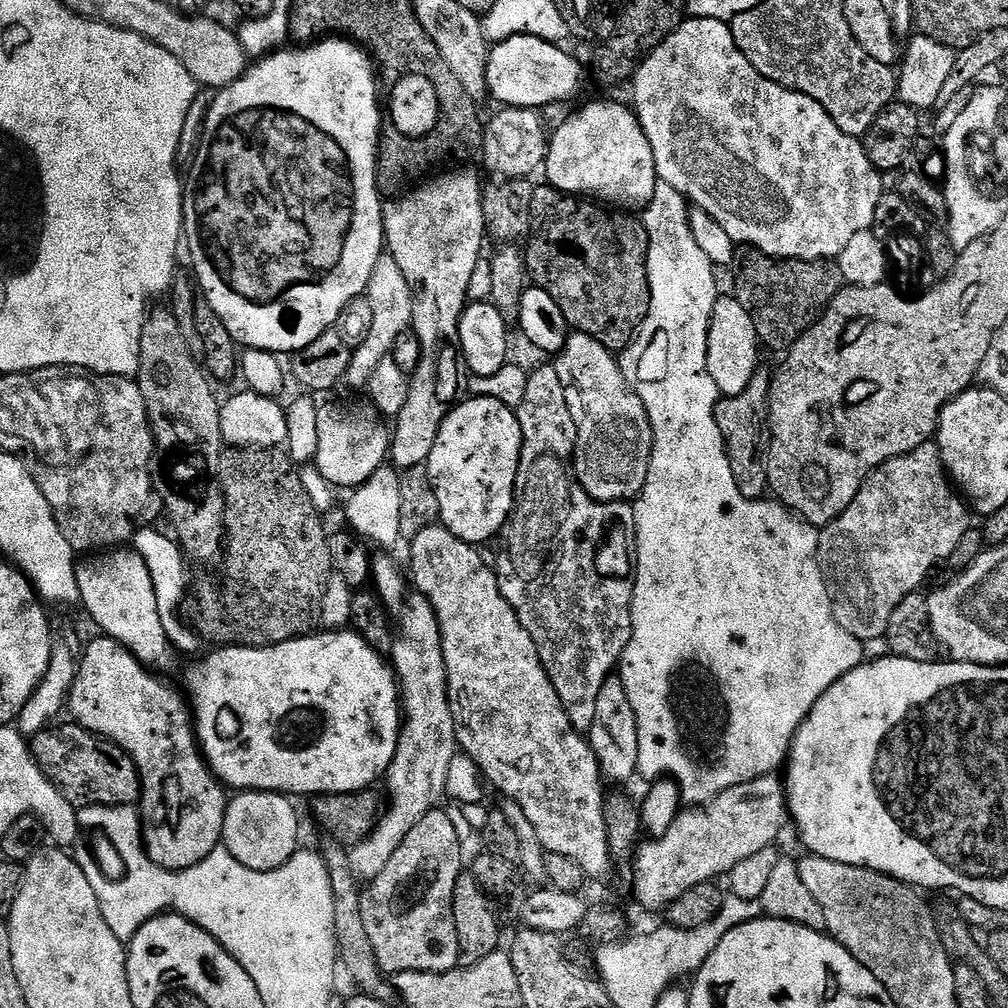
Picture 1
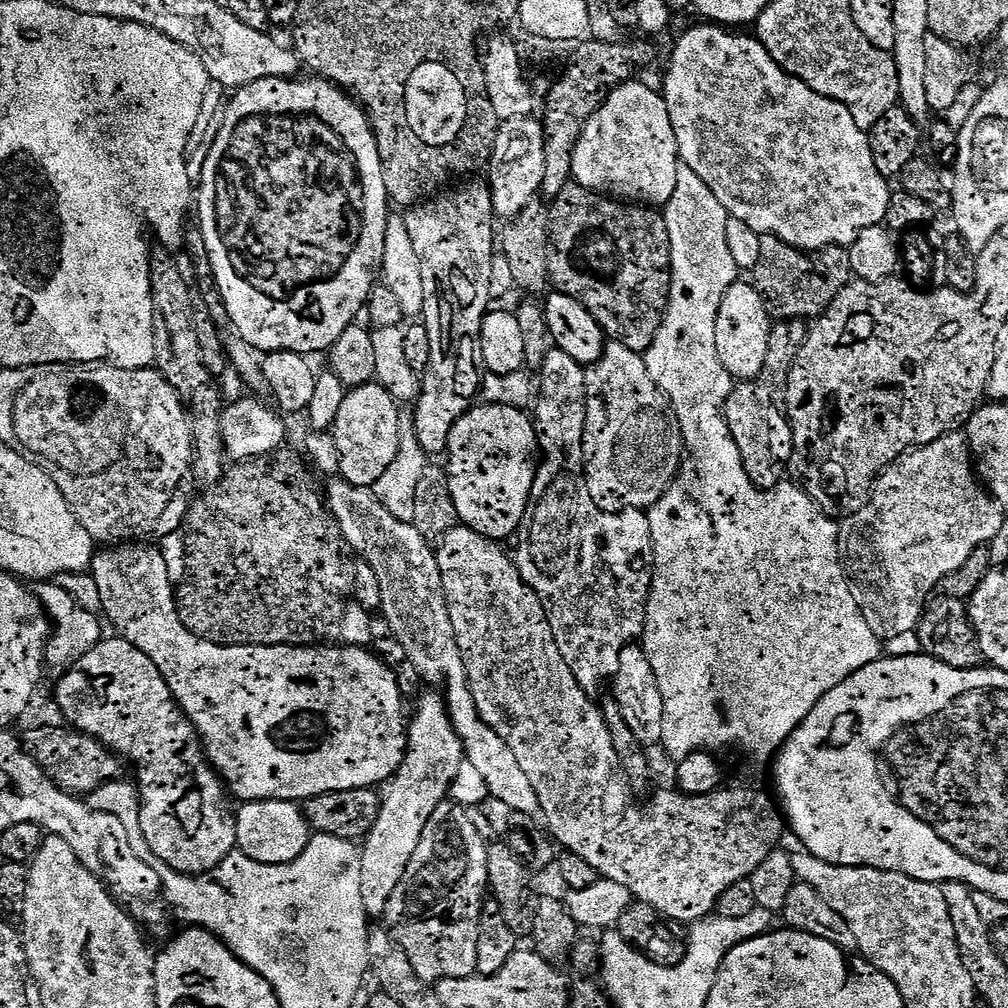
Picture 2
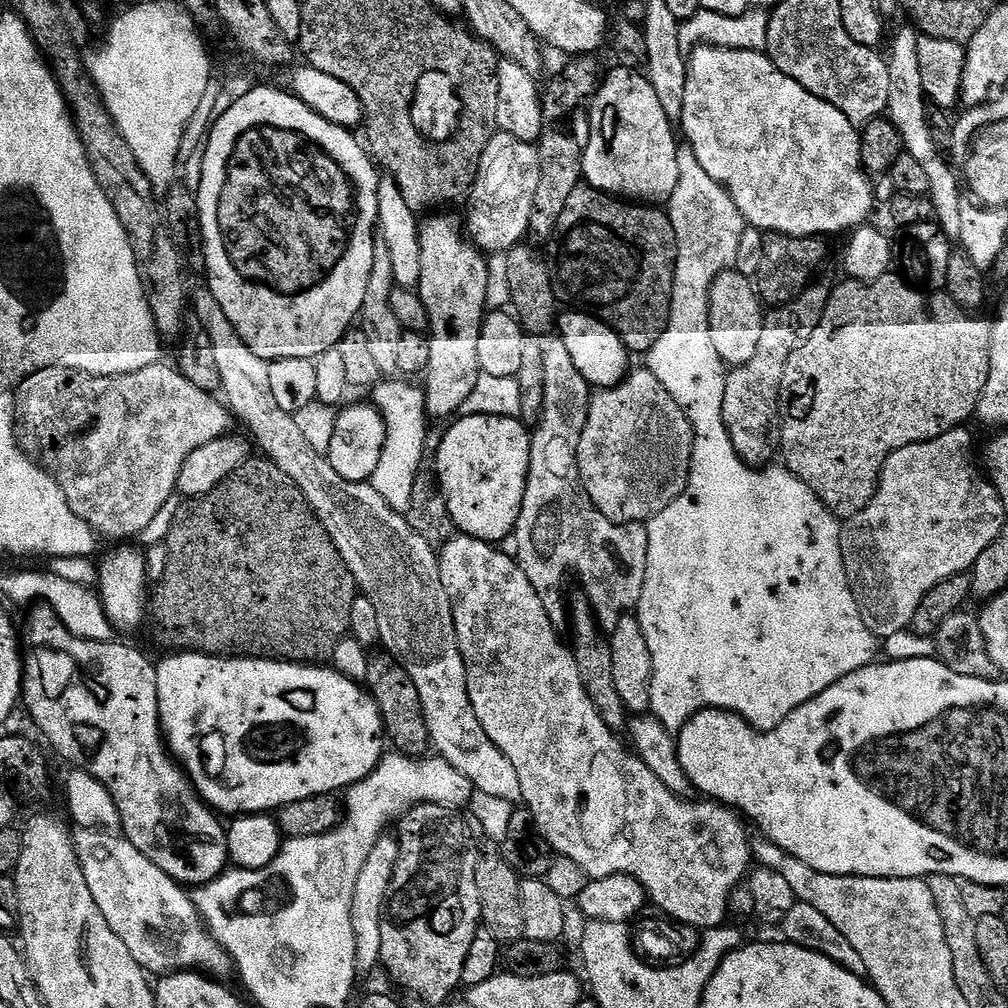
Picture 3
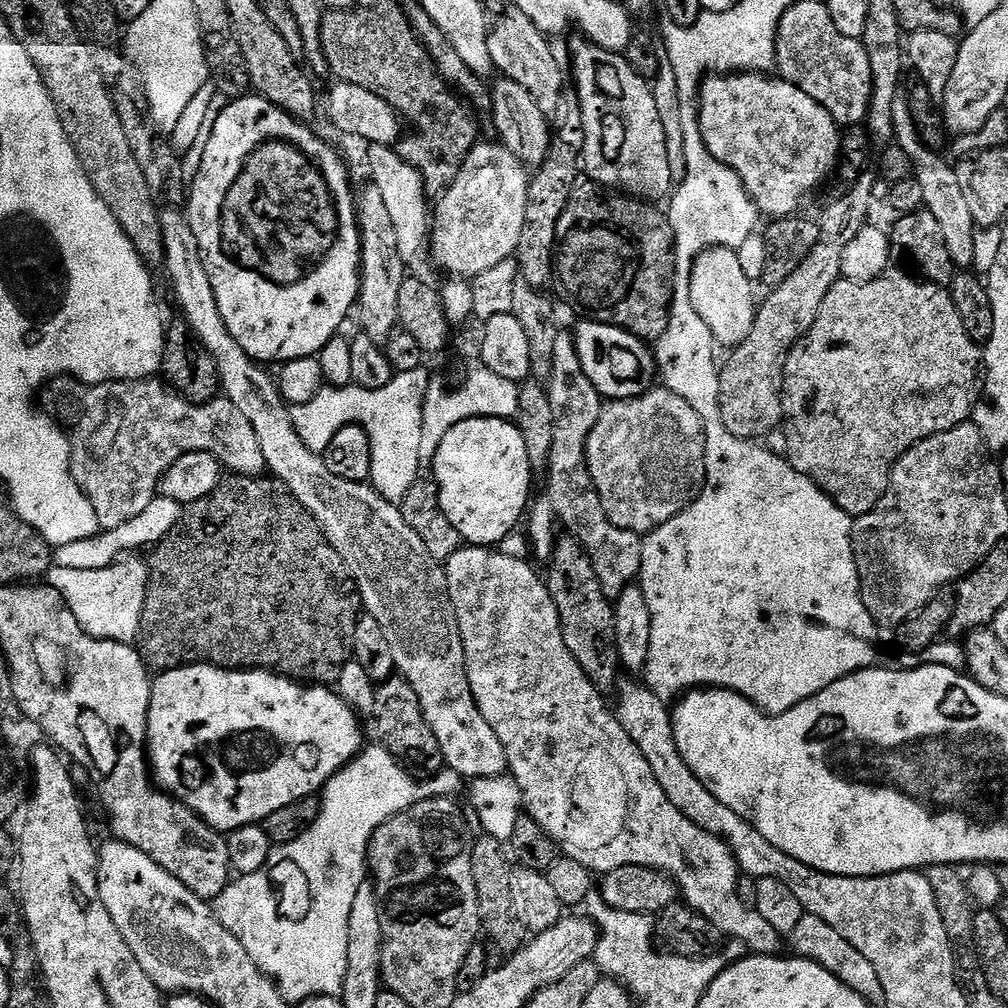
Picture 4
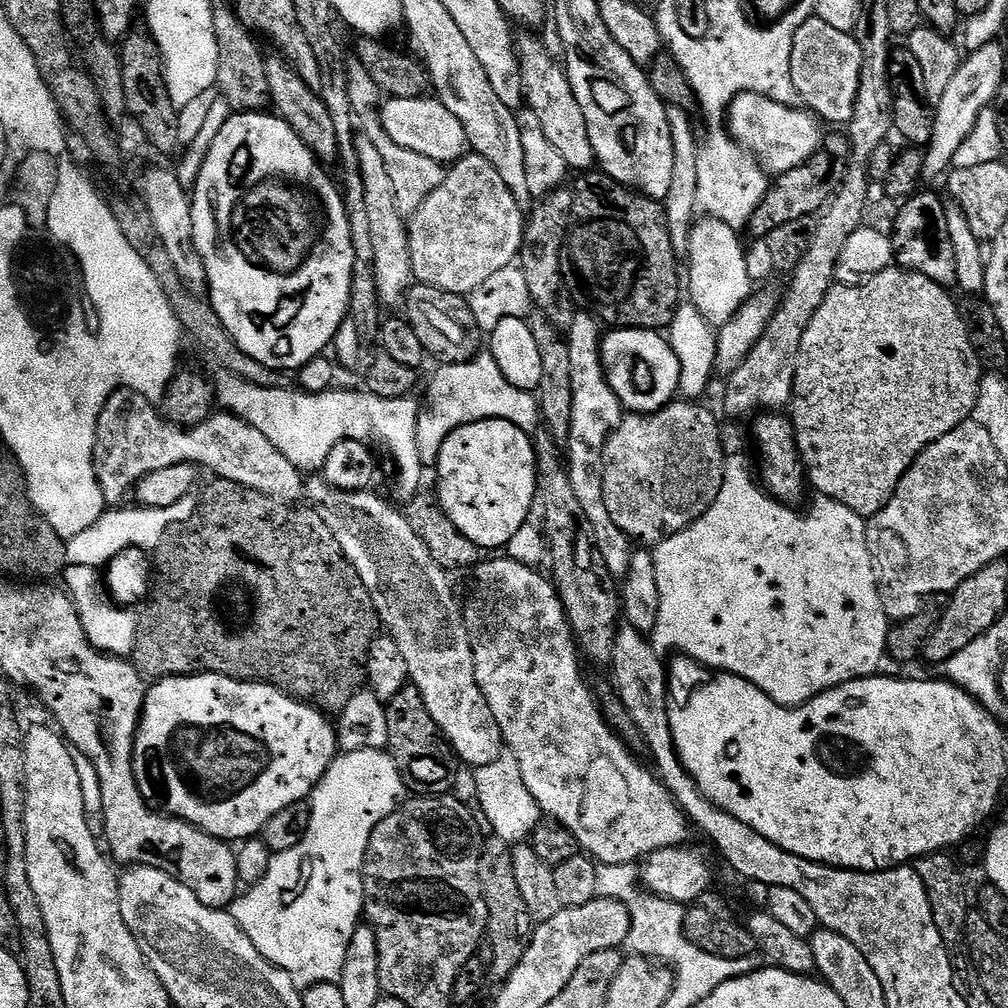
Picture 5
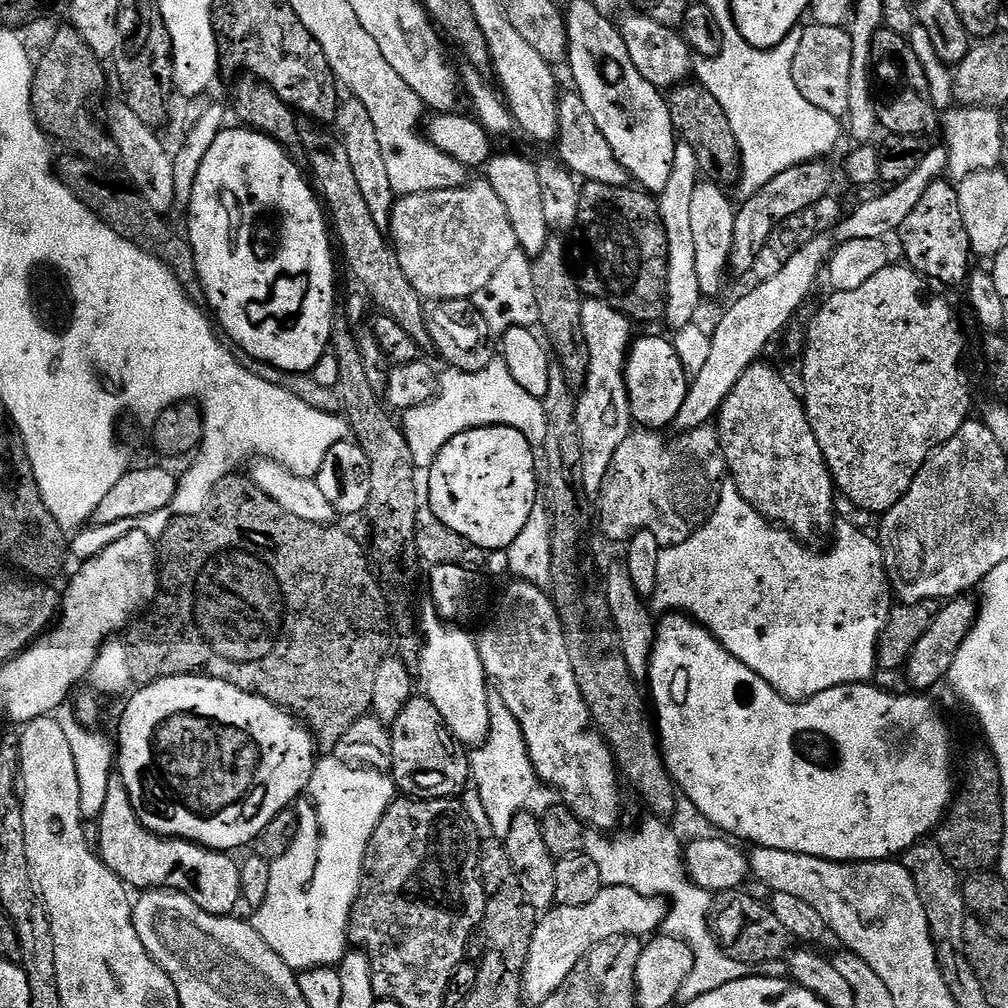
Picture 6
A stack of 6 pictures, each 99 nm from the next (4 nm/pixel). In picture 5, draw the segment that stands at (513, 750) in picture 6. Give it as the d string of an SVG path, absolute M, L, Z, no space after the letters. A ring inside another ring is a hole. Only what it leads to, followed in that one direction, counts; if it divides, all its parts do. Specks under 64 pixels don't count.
M502 754L490 766L475 769L476 800L480 803L479 815L489 824L491 835L510 846L525 843L537 824L541 823L542 813L536 805L536 799L526 790L526 782L522 782L522 770L518 770L518 762L510 754Z

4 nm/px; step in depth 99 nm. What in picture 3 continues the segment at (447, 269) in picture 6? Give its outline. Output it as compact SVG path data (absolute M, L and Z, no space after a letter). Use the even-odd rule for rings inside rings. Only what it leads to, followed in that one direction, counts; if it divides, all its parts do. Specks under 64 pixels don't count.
M497 131L486 146L485 153L476 167L476 178L472 181L466 196L466 232L471 243L480 252L507 253L508 249L521 243L529 235L532 196L538 190L538 156L539 150L535 143L519 140L502 131Z

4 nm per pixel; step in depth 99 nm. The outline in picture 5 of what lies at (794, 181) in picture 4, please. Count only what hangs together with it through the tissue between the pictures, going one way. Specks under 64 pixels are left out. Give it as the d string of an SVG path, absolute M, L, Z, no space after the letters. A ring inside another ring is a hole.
M743 92L732 100L726 113L726 132L745 152L756 157L765 173L773 177L802 166L822 143L821 121L800 106L779 104L753 92Z

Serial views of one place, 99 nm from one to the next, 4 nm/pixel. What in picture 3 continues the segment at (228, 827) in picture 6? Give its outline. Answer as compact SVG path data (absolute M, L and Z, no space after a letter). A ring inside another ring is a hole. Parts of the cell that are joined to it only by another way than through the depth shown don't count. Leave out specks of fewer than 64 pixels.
M182 656L156 664L156 689L160 703L160 726L167 747L186 769L205 804L225 817L228 815L228 818L239 818L249 814L272 814L290 802L302 802L302 798L334 794L340 789L346 790L368 776L386 752L383 720L371 693L357 681L324 664L290 664L287 660L245 660L243 663L231 663L223 661L221 657L207 660L197 656Z

